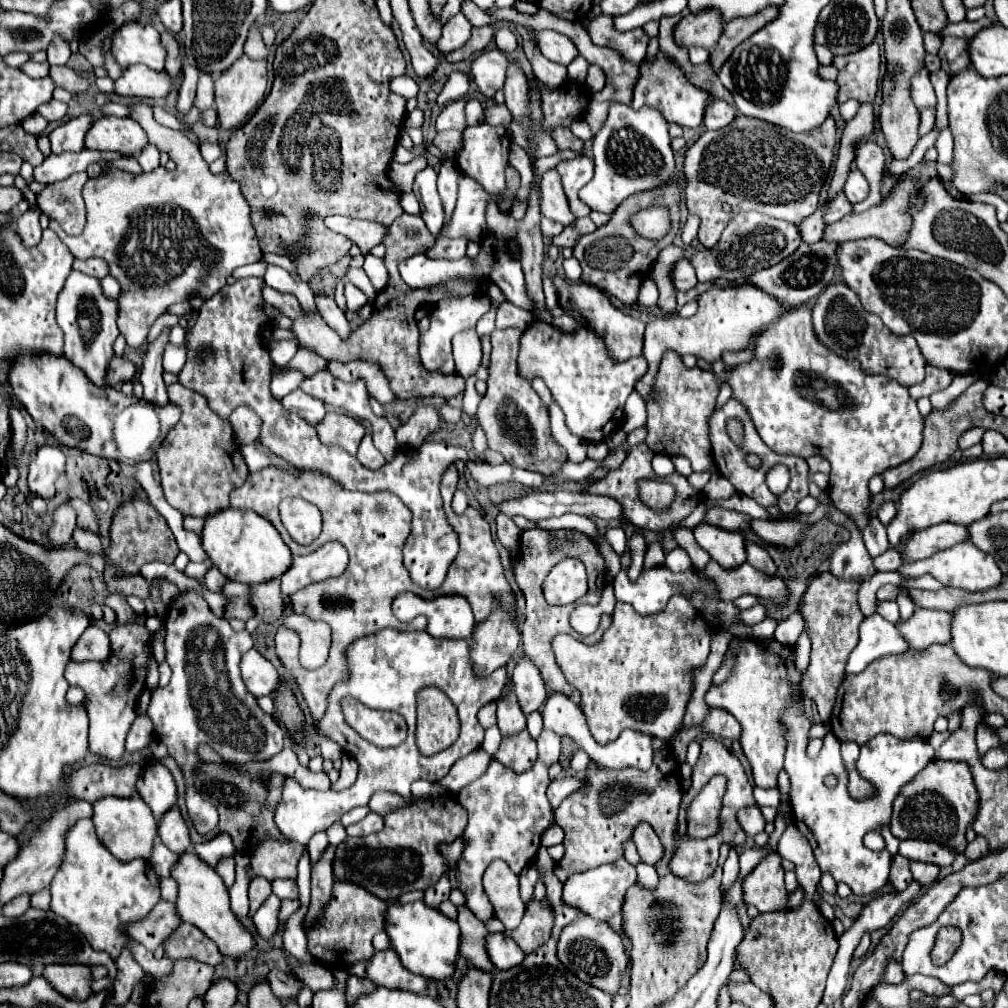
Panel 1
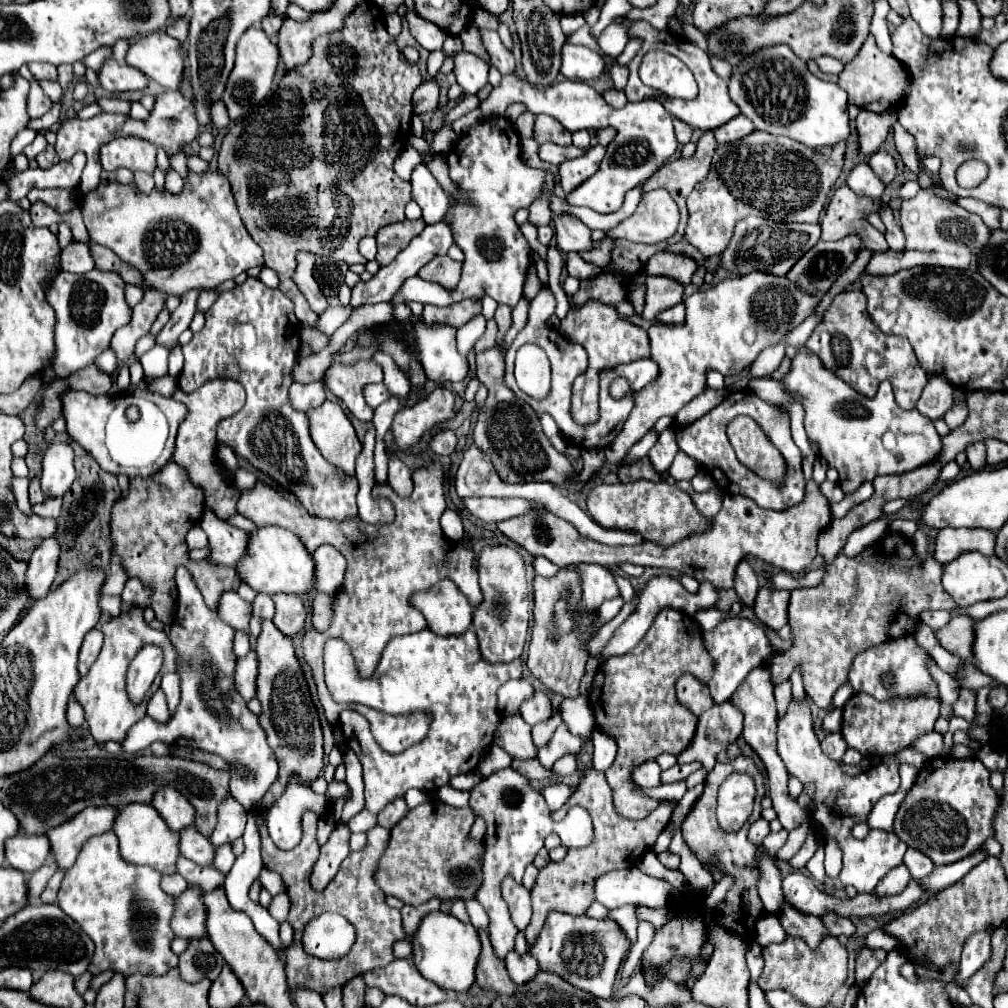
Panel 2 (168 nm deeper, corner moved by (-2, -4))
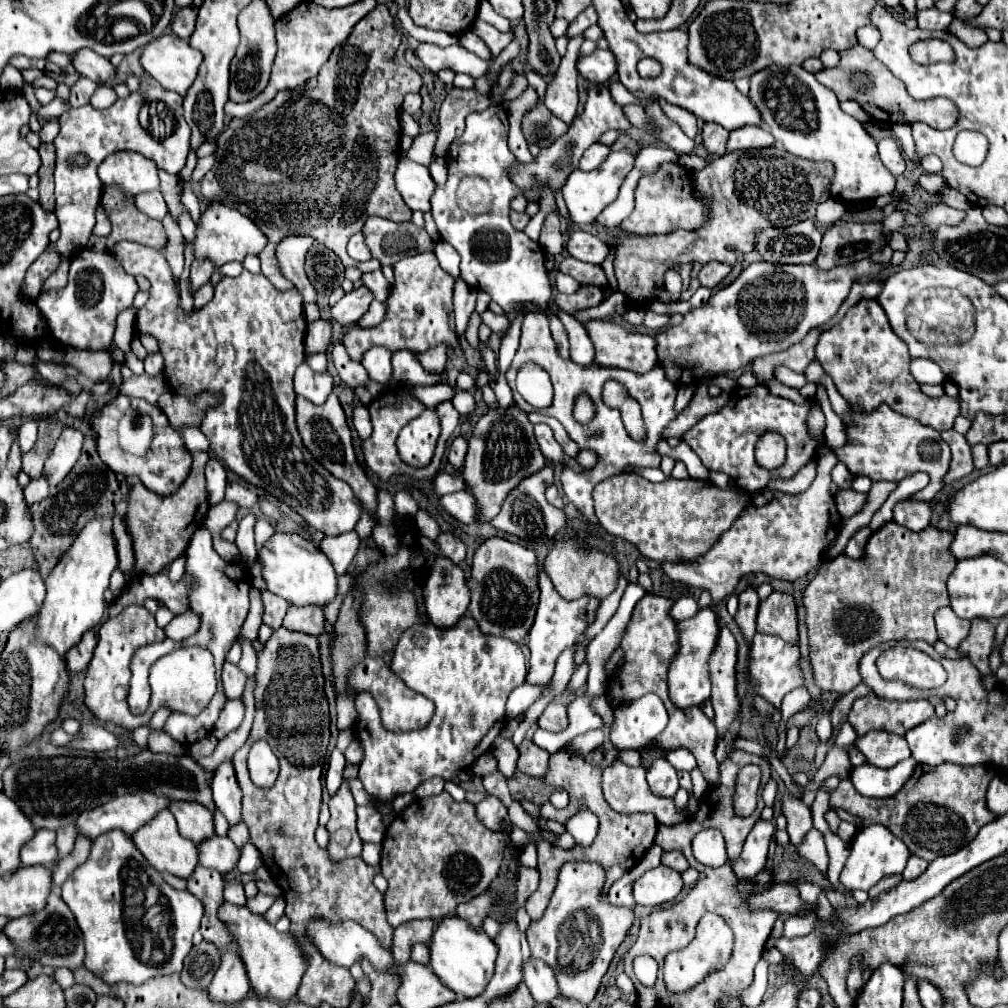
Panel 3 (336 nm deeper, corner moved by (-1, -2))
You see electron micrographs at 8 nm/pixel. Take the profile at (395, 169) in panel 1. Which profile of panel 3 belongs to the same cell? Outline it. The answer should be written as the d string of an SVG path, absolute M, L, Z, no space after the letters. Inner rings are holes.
M402 111L399 118L401 122L401 131L403 134L414 137L419 135L419 125L413 116L405 111Z

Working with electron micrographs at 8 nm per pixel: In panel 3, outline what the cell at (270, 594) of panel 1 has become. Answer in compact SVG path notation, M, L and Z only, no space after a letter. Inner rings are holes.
M289 606L285 618L283 618L283 626L289 630L299 630L305 634L321 634L323 626L325 626L325 618L323 618L323 608L317 606Z

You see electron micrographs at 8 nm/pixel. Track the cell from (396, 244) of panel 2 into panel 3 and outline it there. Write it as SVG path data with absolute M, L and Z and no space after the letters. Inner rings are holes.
M371 216L365 222L363 234L373 258L377 258L381 266L393 266L407 256L433 250L433 242L425 228L419 228L413 222L389 222Z

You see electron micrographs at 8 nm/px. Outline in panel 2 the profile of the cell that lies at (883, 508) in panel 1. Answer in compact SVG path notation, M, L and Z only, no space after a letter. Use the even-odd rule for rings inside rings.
M894 520L892 526L890 526L890 530L896 530L896 532L900 532L900 534L912 538L914 532L918 530L918 524L912 522L912 520Z

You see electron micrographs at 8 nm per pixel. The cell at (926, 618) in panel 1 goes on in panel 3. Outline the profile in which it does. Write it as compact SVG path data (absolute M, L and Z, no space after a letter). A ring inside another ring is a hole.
M971 620L969 636L961 642L961 652L969 656L971 664L977 666L981 674L989 674L989 654L993 650L995 626L991 620Z

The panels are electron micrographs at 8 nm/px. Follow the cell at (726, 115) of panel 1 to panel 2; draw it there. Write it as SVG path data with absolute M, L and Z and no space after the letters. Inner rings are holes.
M740 114L738 118L734 118L734 122L728 122L726 126L720 126L718 130L714 130L714 136L718 138L718 144L730 144L736 140L742 140L754 130L756 130L754 124L744 114Z

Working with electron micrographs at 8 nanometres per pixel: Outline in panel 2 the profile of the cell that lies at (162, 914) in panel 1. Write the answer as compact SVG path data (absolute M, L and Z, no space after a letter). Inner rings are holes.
M188 886L182 896L176 898L176 914L172 918L172 930L180 938L206 938L206 906L200 886Z

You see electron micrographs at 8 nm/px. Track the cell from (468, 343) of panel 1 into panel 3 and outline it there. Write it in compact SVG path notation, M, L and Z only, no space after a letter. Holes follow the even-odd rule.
M463 280L455 282L455 294L453 294L453 304L455 304L455 322L457 322L457 338L465 338L465 330L469 324L471 314L475 312L475 300L477 300L477 290L469 288Z

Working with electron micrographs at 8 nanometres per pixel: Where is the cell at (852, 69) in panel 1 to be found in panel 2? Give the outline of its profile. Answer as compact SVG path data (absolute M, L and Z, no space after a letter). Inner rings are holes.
M868 36L868 40L862 44L860 52L852 62L846 64L838 78L838 86L846 90L848 104L854 104L858 108L870 110L870 112L888 112L896 110L904 104L908 96L908 78L898 60L894 60L890 54L884 54L876 42L874 36Z

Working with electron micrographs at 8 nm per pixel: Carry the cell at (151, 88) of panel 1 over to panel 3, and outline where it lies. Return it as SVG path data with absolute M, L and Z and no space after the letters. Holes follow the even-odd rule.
M85 48L85 50L79 50L75 56L73 56L73 66L77 68L77 72L89 80L93 80L95 84L105 84L109 80L113 80L117 76L115 72L115 66L103 58L103 56L97 56L97 52Z

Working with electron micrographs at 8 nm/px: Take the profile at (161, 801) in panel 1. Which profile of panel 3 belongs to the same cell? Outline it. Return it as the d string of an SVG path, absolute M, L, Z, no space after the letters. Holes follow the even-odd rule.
M177 800L177 802L169 804L169 810L171 810L171 814L177 820L181 836L193 840L195 844L199 844L205 838L215 834L213 814L205 806L201 806L197 802Z

